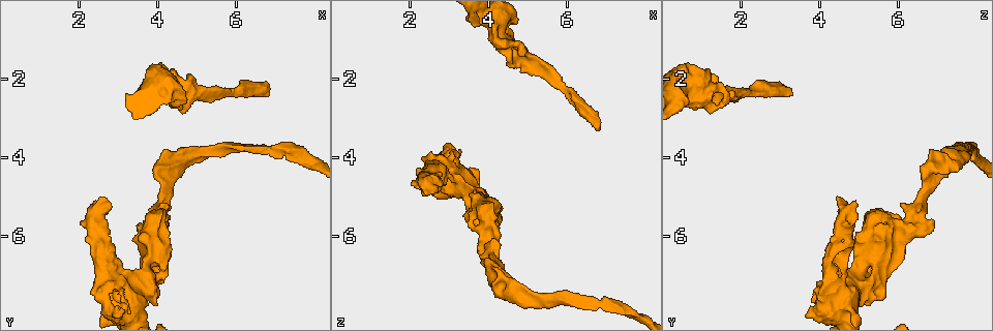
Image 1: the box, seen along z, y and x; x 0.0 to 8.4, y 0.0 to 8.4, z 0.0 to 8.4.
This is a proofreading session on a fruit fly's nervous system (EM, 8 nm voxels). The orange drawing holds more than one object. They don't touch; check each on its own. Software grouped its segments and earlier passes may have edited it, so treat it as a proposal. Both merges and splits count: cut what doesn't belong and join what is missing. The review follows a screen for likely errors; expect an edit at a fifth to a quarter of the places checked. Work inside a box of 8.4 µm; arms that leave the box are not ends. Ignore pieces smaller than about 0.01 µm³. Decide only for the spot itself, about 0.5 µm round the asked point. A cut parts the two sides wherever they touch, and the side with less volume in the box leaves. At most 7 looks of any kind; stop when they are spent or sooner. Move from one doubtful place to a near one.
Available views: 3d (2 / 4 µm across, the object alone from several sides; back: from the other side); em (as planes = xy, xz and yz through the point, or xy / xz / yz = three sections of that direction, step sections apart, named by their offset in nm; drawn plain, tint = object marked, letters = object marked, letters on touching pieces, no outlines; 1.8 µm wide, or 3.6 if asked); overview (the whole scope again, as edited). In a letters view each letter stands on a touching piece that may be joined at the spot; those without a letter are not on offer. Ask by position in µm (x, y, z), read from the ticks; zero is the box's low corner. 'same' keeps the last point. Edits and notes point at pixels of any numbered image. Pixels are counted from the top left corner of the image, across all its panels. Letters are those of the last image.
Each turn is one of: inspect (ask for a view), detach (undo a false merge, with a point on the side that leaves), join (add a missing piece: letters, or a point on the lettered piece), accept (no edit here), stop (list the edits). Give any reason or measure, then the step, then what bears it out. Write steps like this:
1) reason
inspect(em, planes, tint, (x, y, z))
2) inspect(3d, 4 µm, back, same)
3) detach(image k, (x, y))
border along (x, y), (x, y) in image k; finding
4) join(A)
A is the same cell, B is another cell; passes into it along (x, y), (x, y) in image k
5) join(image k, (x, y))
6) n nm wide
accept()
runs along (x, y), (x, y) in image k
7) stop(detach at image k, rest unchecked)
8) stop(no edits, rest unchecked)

calibre changes
inspect(em, yz, step 4, tint, (4.70, 2.50, 1.60))

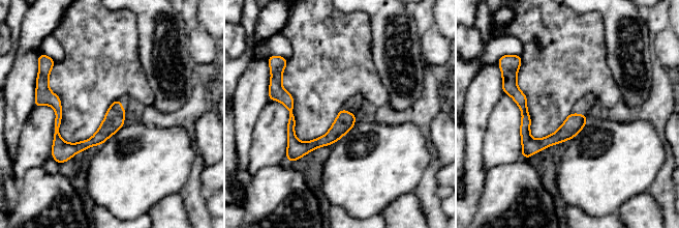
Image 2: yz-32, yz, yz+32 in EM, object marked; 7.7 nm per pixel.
inspect(em, planes, letters, same)

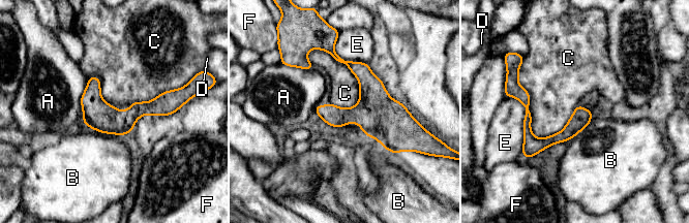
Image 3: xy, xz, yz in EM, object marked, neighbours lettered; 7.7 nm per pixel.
accept()
A, B, C, D, E and F are other cells; runs along (83, 99), (102, 116), (175, 105) in image 3; continuous, no second neuron

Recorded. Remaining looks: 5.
touches itself
inspect(em, planes, tint, (2.85, 6.55, 4.55))

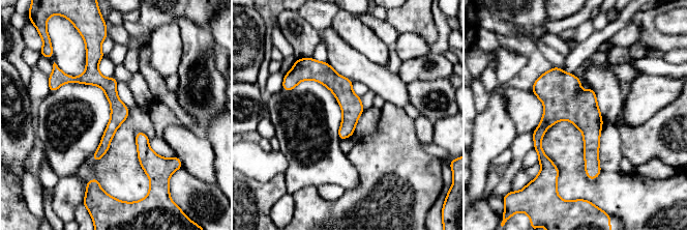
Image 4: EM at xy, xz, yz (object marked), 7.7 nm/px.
see the neighbours
inspect(em, planes, letters, same)

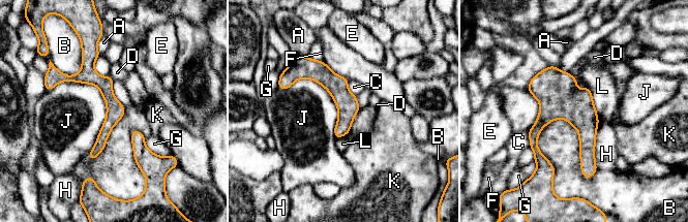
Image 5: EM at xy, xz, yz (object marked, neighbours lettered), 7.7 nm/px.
J touches over 600 nm
accept()
A, B, C, D, E, F, G, H, J, K and L are other cells; all the same neuron

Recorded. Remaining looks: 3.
a narrow waist
inspect(em, xz, step 4, tint, (4.10, 4.90, 6.65))

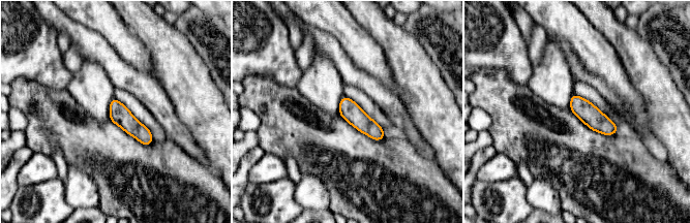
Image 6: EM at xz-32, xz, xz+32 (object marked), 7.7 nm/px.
inspect(em, planes, tint, same)

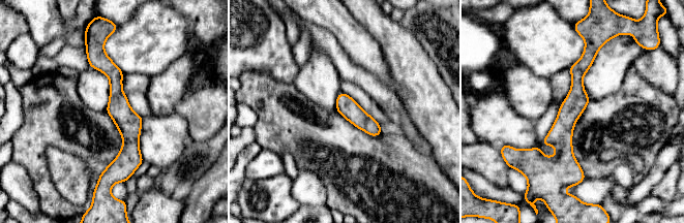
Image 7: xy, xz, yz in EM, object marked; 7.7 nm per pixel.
what lies round it
inspect(em, planes, letters, same)

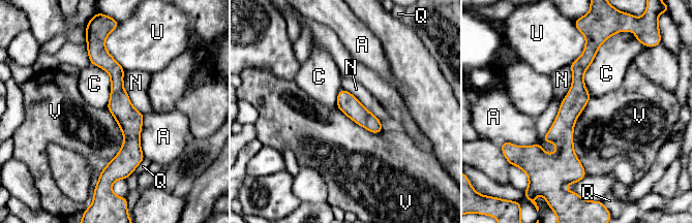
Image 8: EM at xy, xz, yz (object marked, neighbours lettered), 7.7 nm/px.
160 nm wide; N touches over 600 nm
accept()
A, C, N, Q, U and V are other cells; continuous, no second neuron

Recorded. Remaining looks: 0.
stop(no edits, rest unchecked)

